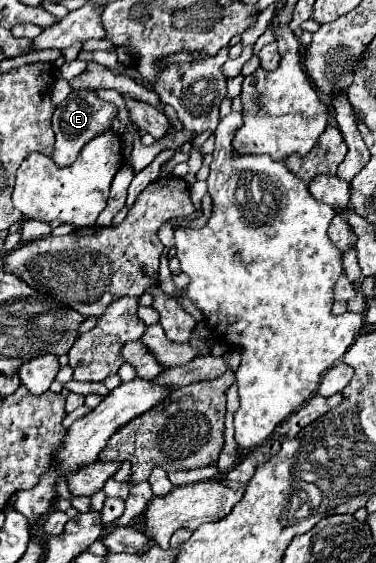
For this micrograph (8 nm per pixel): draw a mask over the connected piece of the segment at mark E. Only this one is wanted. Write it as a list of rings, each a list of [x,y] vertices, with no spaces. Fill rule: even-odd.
[[[75,89],[67,95],[67,99],[63,99],[57,107],[55,107],[55,113],[53,113],[53,131],[55,131],[55,153],[53,153],[53,161],[63,167],[63,165],[71,165],[81,149],[89,143],[89,139],[95,139],[97,135],[105,133],[105,131],[111,131],[111,123],[117,115],[117,107],[113,103],[107,103],[103,101],[101,97],[97,97],[95,91],[91,89]]]

